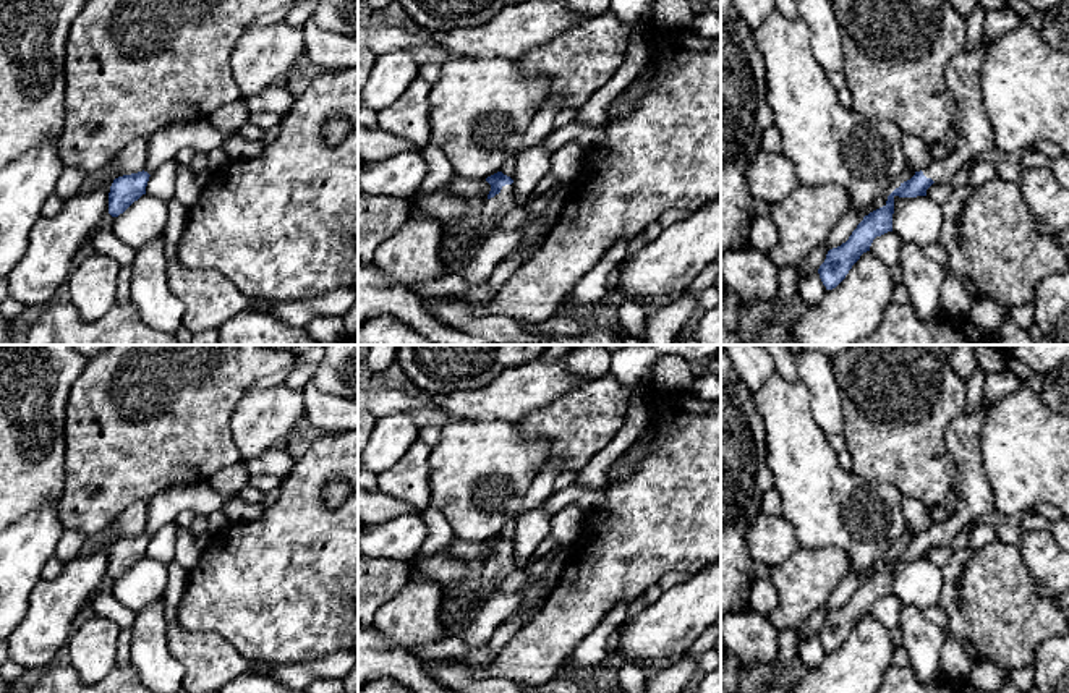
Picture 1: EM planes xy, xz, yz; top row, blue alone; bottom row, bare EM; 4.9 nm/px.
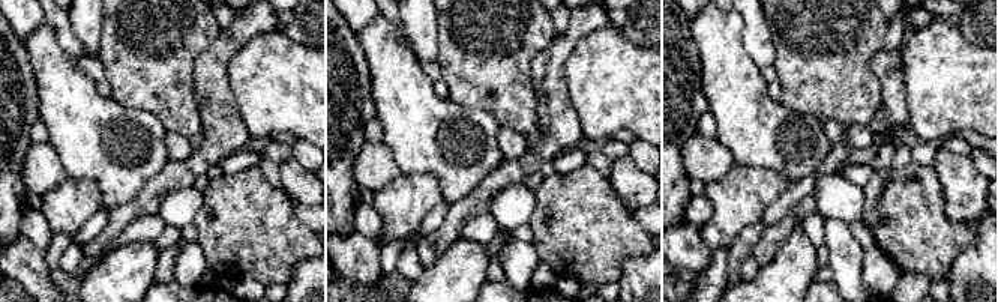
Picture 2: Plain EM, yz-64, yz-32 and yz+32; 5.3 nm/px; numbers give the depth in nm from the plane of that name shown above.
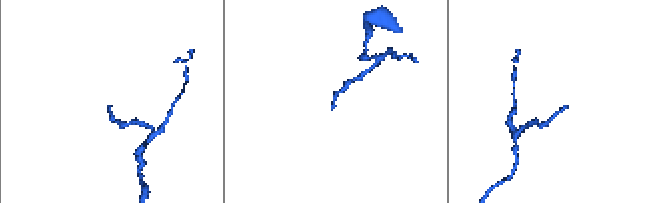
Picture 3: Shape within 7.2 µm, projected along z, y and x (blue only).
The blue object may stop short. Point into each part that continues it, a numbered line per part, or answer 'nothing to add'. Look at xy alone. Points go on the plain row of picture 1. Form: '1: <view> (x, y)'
nothing to add

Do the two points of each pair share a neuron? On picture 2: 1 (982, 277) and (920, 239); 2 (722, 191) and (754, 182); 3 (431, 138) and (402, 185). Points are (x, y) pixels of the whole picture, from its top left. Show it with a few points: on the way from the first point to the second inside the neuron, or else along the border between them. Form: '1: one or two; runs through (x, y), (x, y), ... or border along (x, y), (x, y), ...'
1: two; border along (974, 230), (976, 241), (956, 257), (946, 278)
2: one; runs through (730, 191), (746, 190)
3: two; border along (401, 172), (407, 175), (432, 175), (441, 190)

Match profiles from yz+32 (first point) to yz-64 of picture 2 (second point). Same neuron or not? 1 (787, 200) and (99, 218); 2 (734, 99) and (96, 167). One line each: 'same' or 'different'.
1: same
2: same

